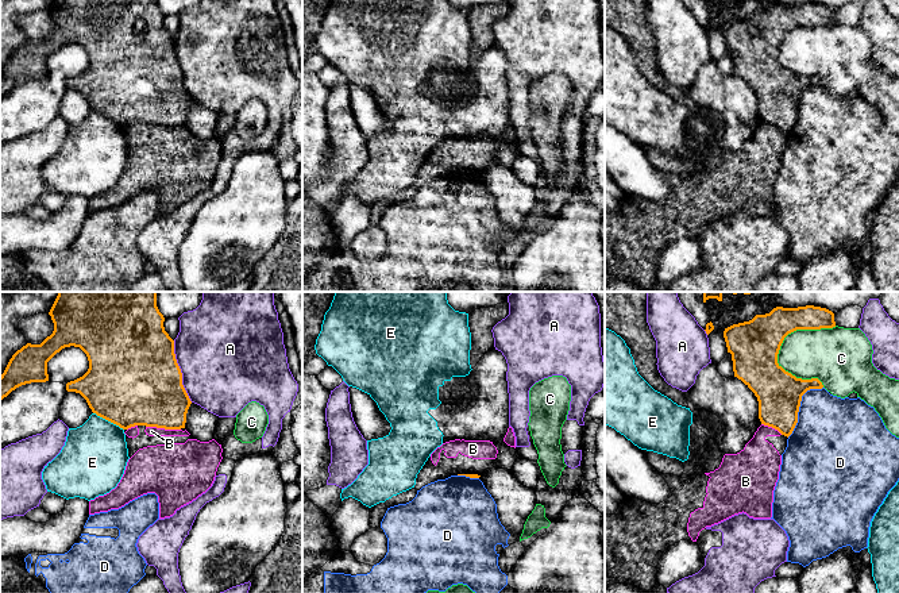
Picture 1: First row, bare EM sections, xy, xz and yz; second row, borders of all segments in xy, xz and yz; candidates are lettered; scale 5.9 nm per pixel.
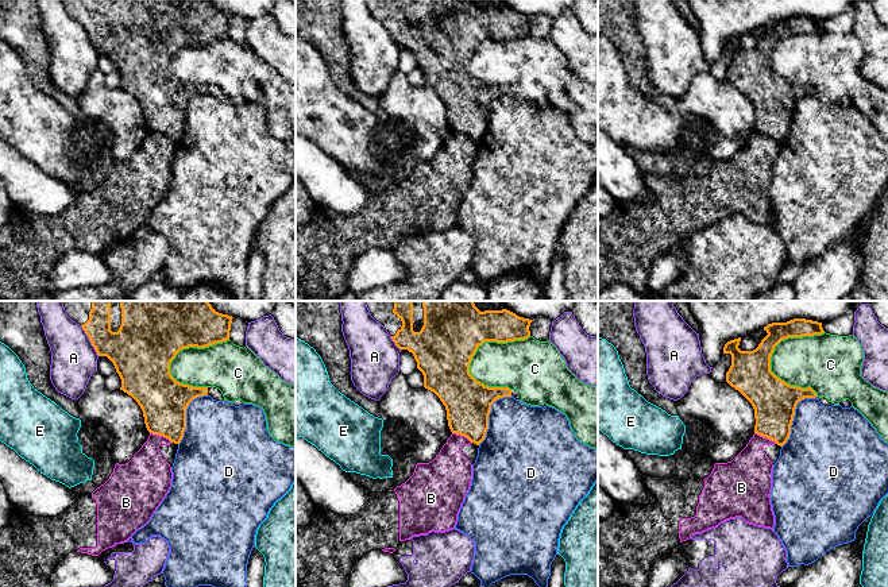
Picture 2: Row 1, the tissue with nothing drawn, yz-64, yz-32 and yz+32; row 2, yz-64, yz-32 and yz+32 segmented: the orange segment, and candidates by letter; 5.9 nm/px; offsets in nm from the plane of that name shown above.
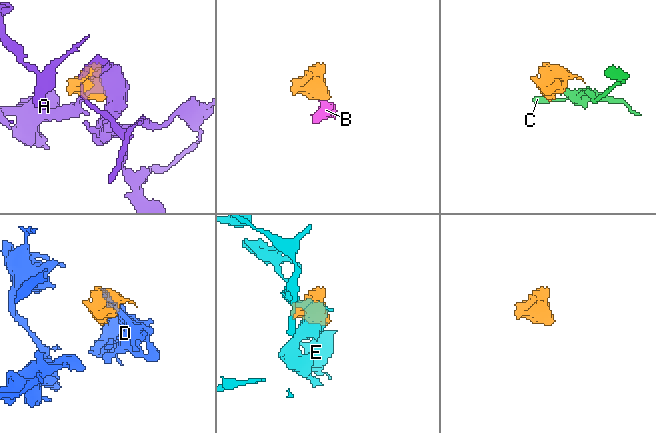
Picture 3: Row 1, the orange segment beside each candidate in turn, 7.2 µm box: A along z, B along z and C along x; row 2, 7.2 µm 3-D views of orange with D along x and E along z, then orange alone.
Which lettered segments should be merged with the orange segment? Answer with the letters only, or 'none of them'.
none of them

